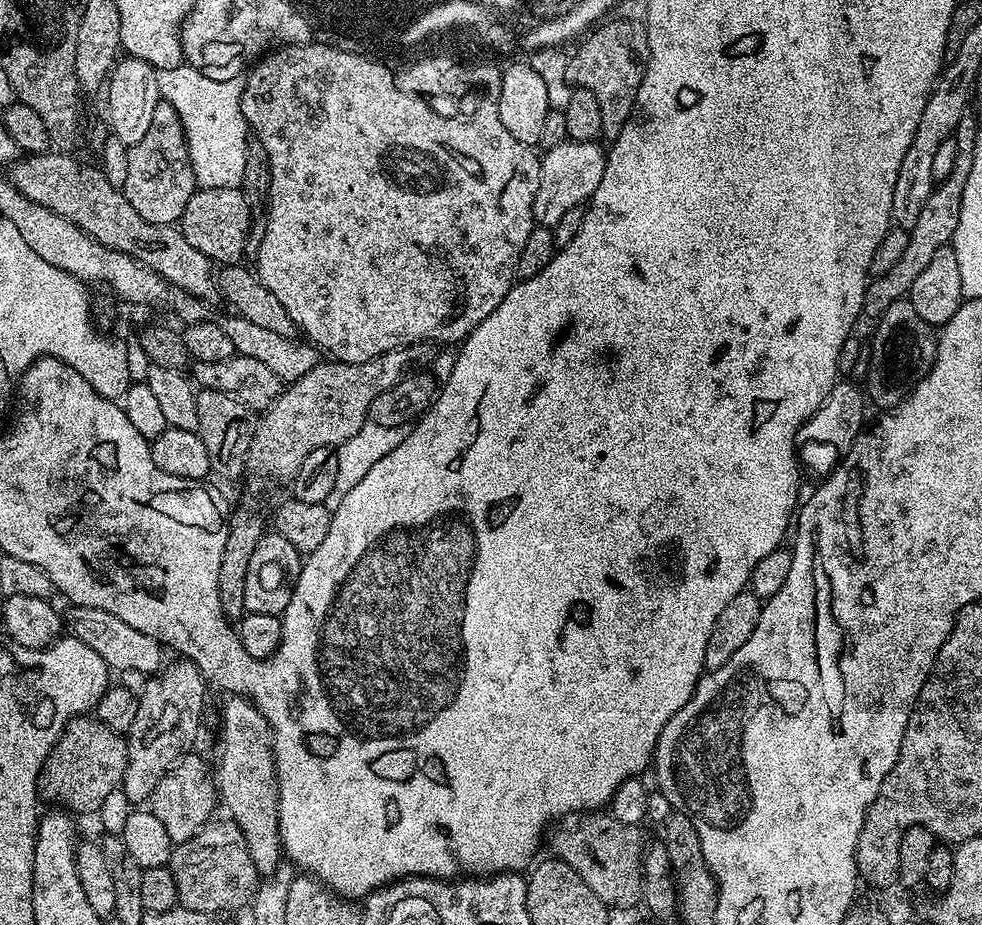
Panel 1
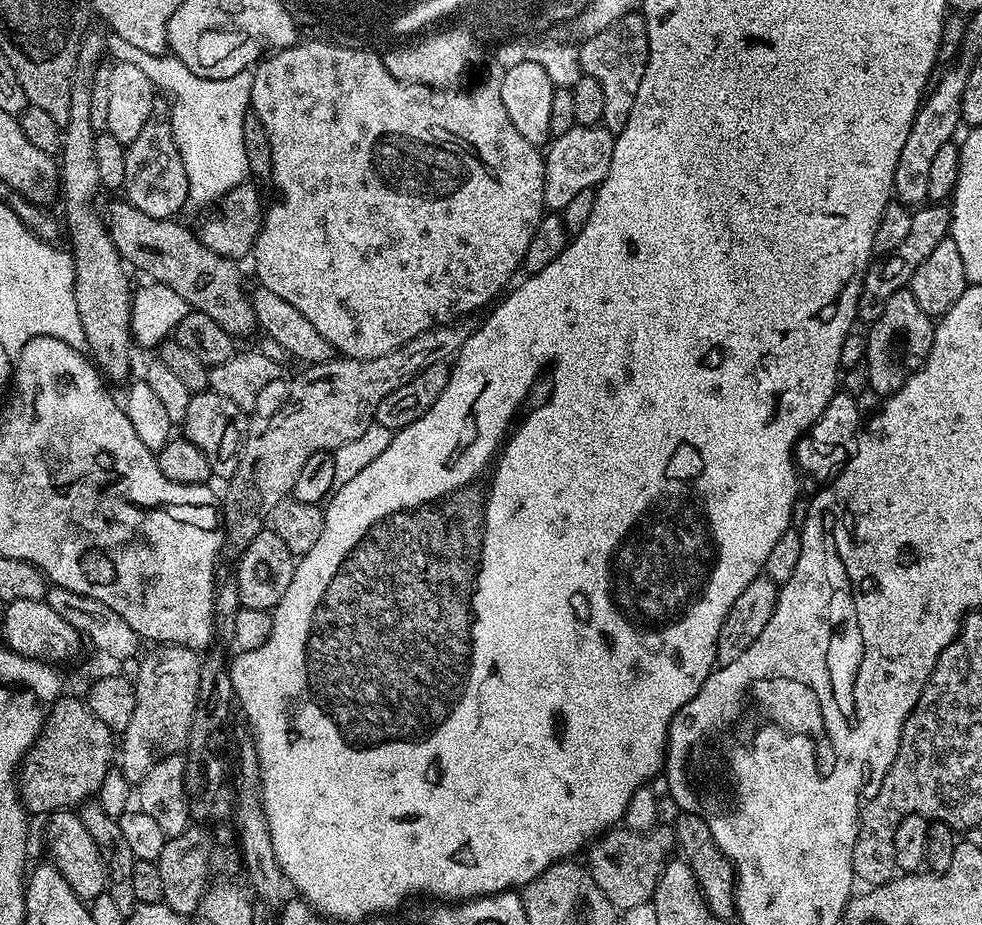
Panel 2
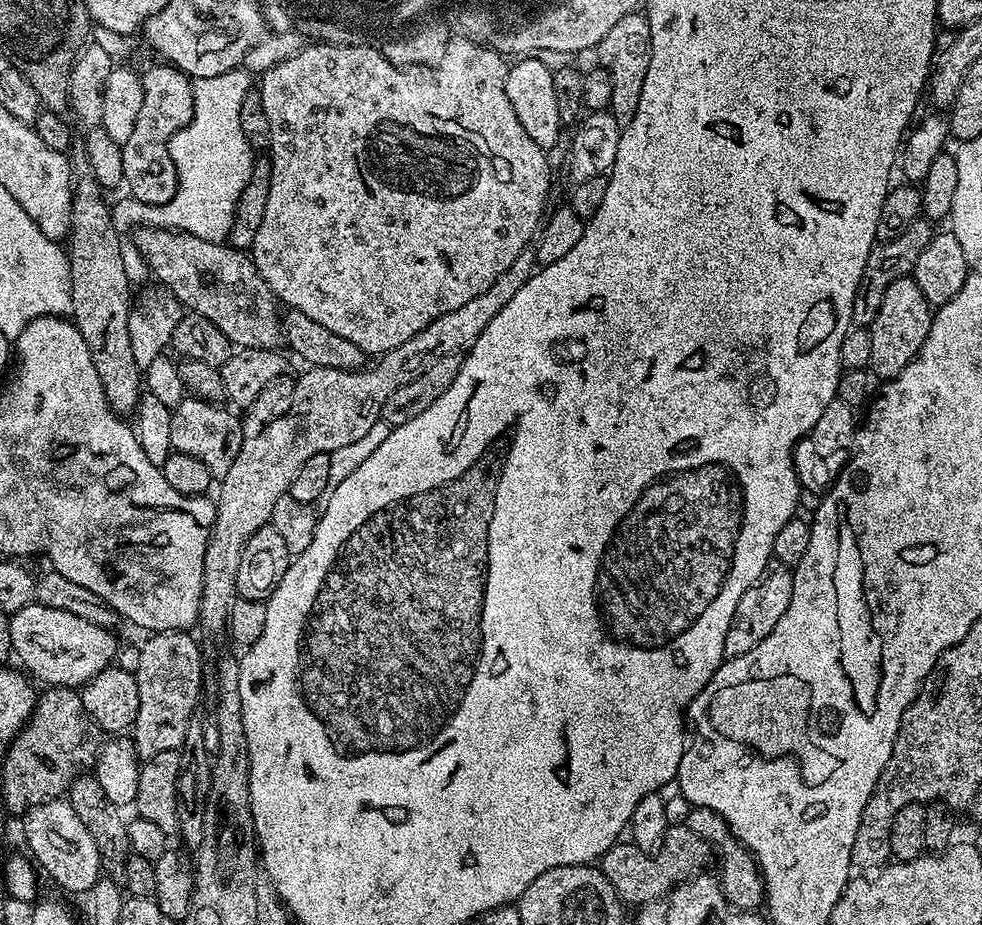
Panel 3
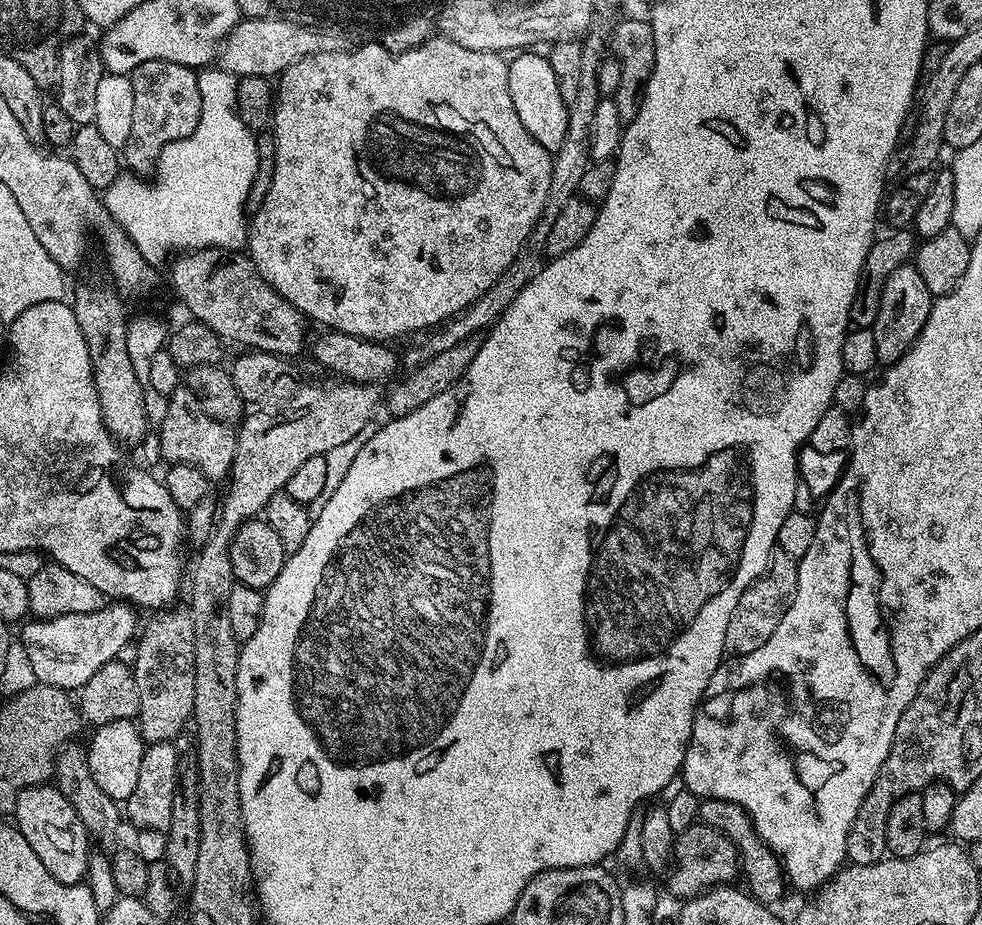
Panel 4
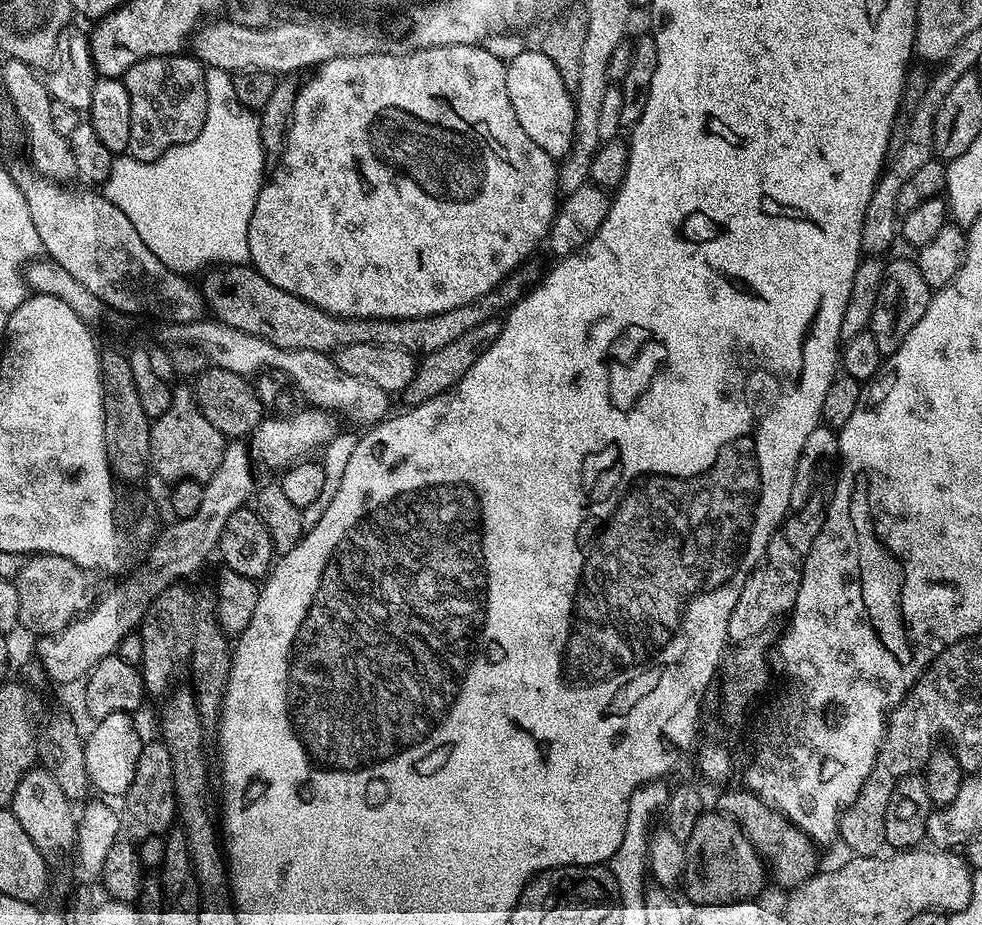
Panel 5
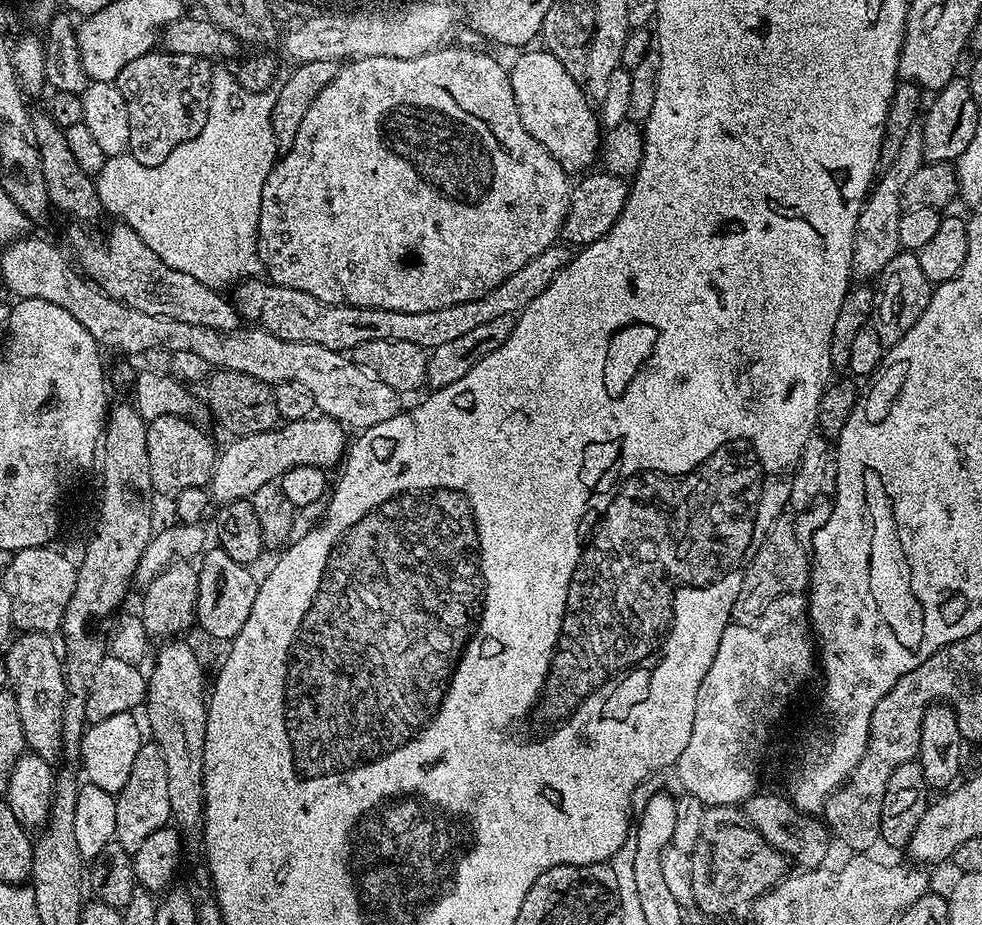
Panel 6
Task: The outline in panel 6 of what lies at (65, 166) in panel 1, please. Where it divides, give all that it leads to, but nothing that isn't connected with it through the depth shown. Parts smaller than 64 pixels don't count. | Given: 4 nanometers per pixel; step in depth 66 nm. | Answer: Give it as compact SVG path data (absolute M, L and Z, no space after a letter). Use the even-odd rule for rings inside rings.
M567 243L551 244L542 254L530 258L522 270L514 270L506 282L494 286L485 296L479 296L470 302L458 302L454 306L442 306L438 310L422 310L407 312L406 310L382 310L381 308L363 308L349 304L327 304L314 294L306 294L297 288L287 288L274 284L264 278L249 278L235 285L234 305L236 311L249 325L259 326L265 332L274 334L290 342L310 342L314 346L326 346L326 350L334 350L345 354L351 353L362 342L414 342L414 346L422 346L426 350L443 346L445 342L454 342L461 334L474 330L474 326L482 326L482 322L490 322L503 316L515 317L523 312L554 278L571 262L573 249Z

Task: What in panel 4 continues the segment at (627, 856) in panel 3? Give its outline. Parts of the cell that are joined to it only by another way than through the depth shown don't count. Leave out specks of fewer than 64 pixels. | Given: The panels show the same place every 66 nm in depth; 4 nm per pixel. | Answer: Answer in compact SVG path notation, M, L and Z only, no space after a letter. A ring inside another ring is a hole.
M695 822L688 829L682 829L672 846L672 859L668 876L668 888L679 898L691 898L717 886L728 886L737 879L740 872L740 857L732 839L723 836L719 828Z

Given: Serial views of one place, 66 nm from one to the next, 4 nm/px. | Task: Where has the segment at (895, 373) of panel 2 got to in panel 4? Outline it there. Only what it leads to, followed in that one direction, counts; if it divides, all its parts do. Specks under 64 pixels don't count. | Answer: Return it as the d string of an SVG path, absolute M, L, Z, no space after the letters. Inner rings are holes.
M911 263L900 264L890 278L882 286L882 302L878 306L878 318L871 329L874 334L874 347L877 348L877 361L887 366L898 362L906 350L918 338L922 326L926 326L926 318L930 318L933 294L926 290L926 282L922 282L922 274Z

